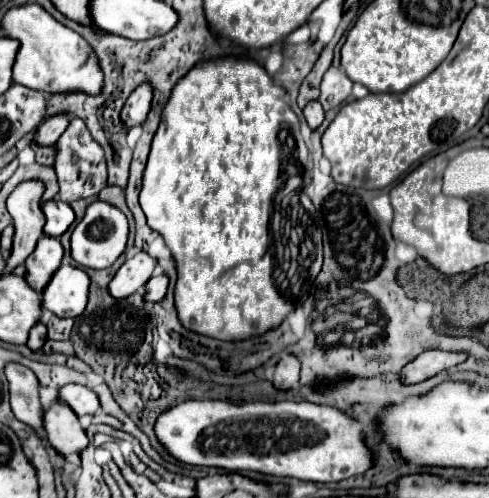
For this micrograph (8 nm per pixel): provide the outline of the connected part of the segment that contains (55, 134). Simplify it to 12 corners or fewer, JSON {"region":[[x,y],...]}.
{"region":[[69,114],[49,116],[37,128],[37,142],[51,146],[65,132]]}

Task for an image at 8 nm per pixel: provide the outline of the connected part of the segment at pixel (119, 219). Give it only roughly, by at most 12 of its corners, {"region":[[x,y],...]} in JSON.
{"region":[[103,200],[71,234],[83,268],[109,268],[125,252],[127,216]]}

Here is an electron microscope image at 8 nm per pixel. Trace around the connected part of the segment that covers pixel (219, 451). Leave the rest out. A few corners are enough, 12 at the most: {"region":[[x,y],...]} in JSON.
{"region":[[187,400],[177,460],[339,482],[371,466],[357,422],[311,402]]}

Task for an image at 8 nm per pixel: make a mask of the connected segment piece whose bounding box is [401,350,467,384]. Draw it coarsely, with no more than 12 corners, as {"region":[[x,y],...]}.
{"region":[[427,350],[401,370],[405,384],[467,360],[467,352]]}

